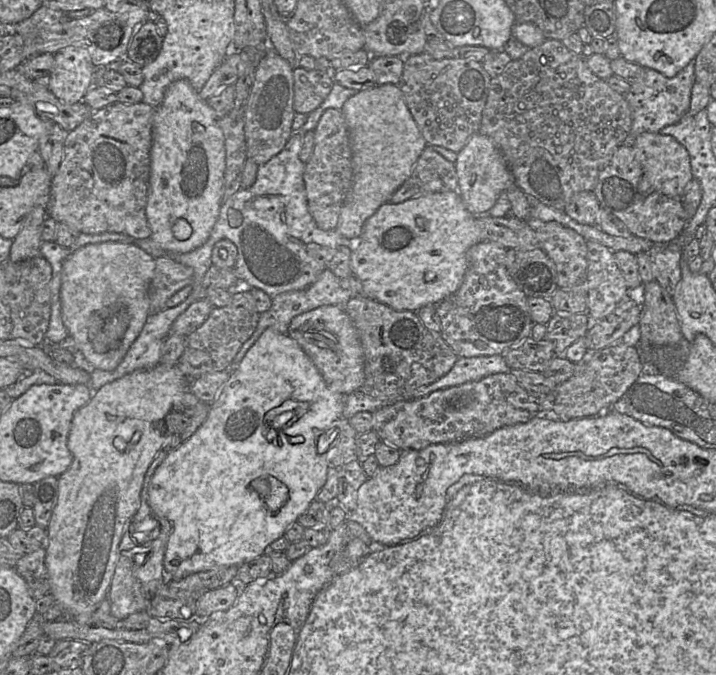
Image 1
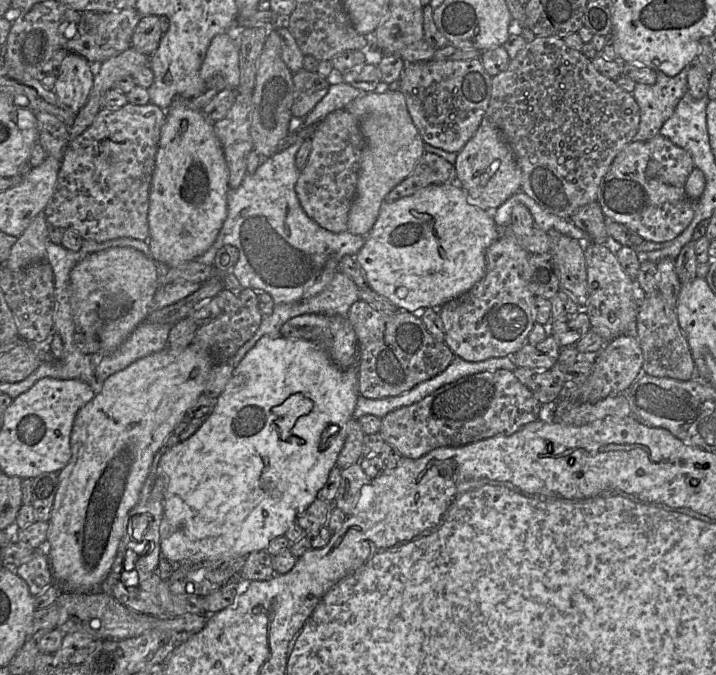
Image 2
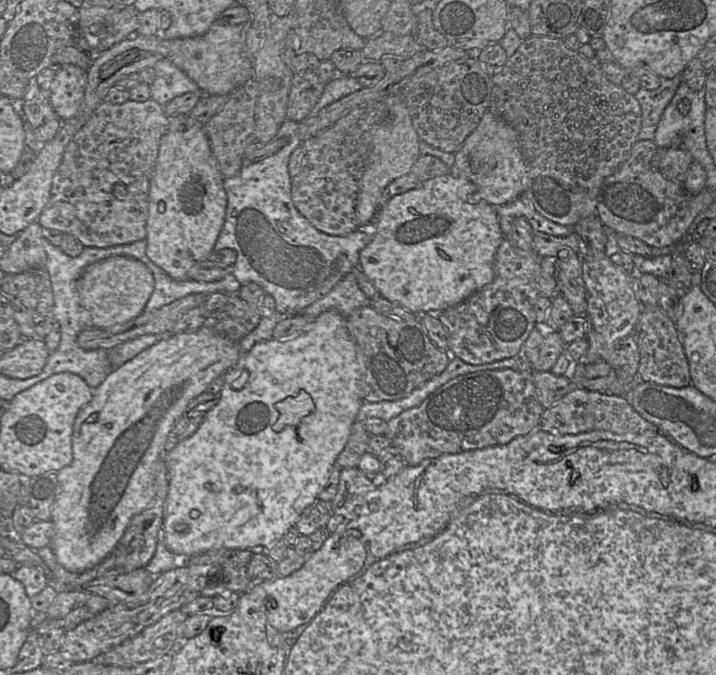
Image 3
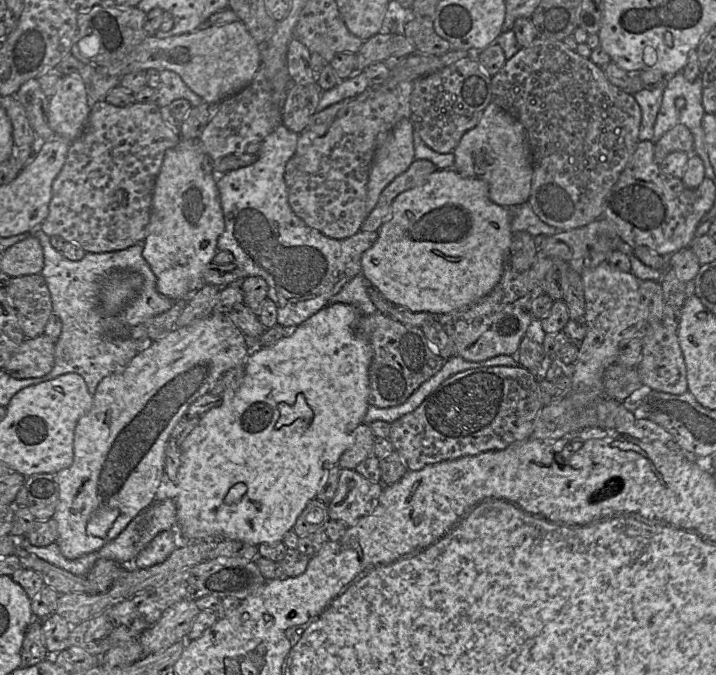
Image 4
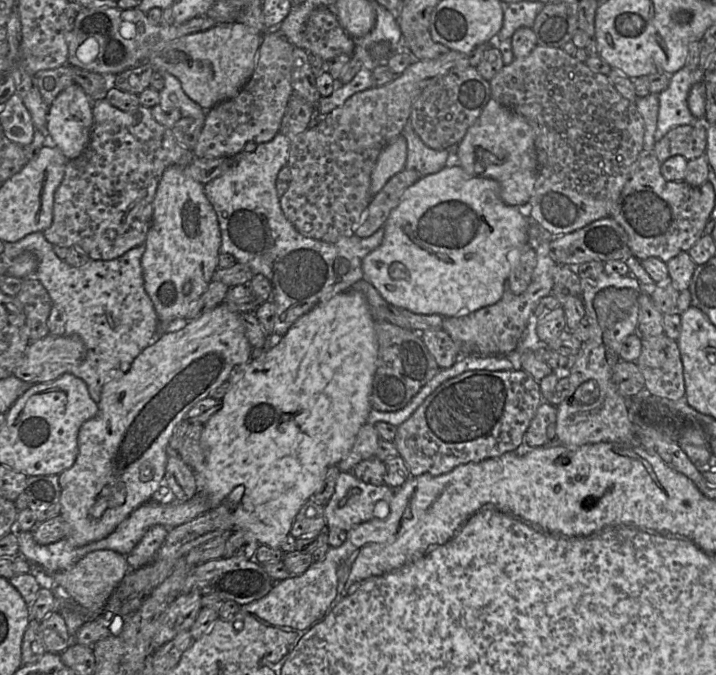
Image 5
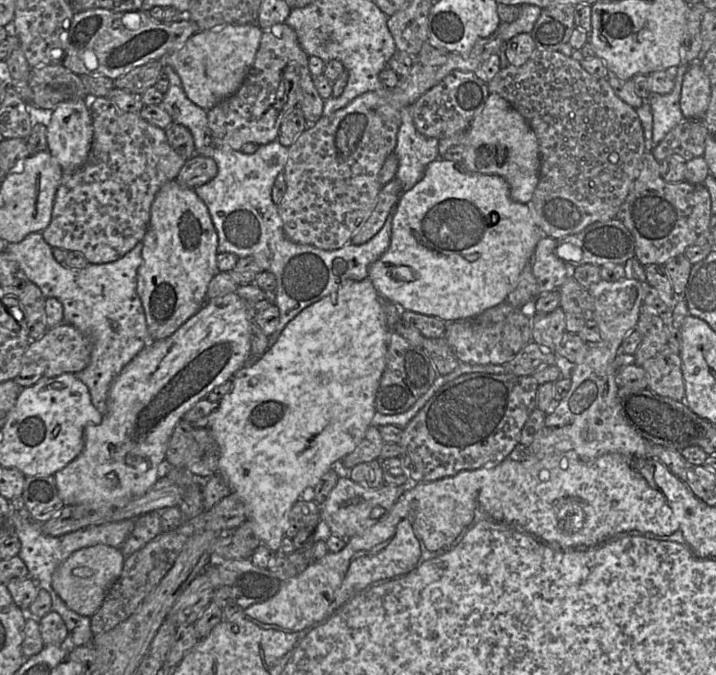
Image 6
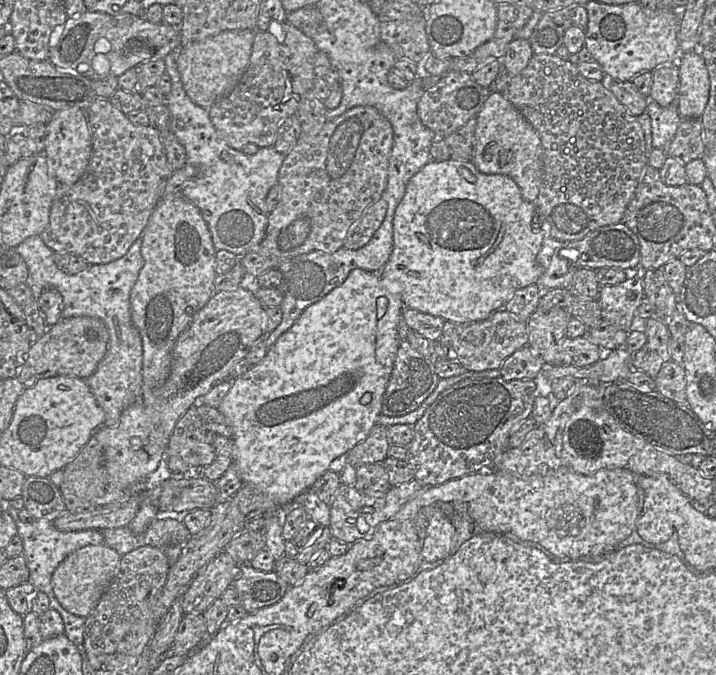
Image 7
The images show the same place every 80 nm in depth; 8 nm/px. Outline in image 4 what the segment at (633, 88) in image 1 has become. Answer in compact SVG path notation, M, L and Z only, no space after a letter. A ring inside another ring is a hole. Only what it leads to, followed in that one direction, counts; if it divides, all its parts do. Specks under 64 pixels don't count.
M665 78L656 89L642 89L633 95L641 108L639 141L652 141L654 124L661 107L663 93L667 82L668 79Z

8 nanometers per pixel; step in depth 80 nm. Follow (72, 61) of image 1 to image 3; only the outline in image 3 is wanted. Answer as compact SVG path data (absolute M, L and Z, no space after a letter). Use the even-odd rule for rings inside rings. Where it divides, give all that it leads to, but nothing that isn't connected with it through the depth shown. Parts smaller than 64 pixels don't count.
M72 64L63 65L56 73L48 99L55 113L62 121L73 118L83 102L88 71Z

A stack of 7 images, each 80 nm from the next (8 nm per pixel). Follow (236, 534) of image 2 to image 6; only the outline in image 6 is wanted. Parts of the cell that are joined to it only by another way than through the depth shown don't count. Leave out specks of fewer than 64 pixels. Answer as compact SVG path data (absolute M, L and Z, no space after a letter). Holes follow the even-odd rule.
M369 278L361 281L346 280L335 292L304 308L284 328L279 338L270 344L268 350L251 365L243 366L231 378L232 388L219 401L216 410L208 416L208 427L219 449L218 474L244 504L247 520L255 524L255 531L261 544L274 552L281 552L282 539L288 526L288 517L294 503L308 487L314 487L332 463L350 453L361 441L375 414L375 395L386 361L386 317L383 300Z

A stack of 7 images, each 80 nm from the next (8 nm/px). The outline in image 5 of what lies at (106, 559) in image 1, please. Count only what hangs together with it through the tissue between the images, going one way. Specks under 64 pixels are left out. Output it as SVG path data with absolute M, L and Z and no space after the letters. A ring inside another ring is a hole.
M224 303L219 304L212 310L202 314L196 319L177 323L173 331L163 332L154 338L154 342L147 346L131 363L129 369L119 378L107 382L101 392L98 405L98 413L93 418L85 421L78 432L78 454L74 464L61 472L59 485L61 489L60 515L67 522L70 533L67 536L69 542L77 547L84 546L107 537L115 528L126 519L139 506L149 502L152 495L158 490L163 482L168 459L168 444L176 425L184 418L187 412L200 400L209 397L210 393L218 386L228 381L232 372L242 364L246 364L253 357L253 347L250 345L246 335L241 316L238 312L231 310Z

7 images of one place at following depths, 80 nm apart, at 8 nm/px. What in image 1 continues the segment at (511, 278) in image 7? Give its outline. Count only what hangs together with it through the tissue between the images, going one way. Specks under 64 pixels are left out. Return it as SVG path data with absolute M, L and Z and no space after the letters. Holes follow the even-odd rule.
M455 191L431 193L424 196L411 198L397 204L387 202L381 205L377 212L367 219L364 224L362 231L362 242L355 251L352 251L351 268L353 271L353 276L357 277L361 281L368 299L386 304L395 310L417 312L426 305L437 305L459 289L467 269L467 251L470 247L479 242L481 242L481 230L478 226L477 216L473 215L467 209L460 194Z

